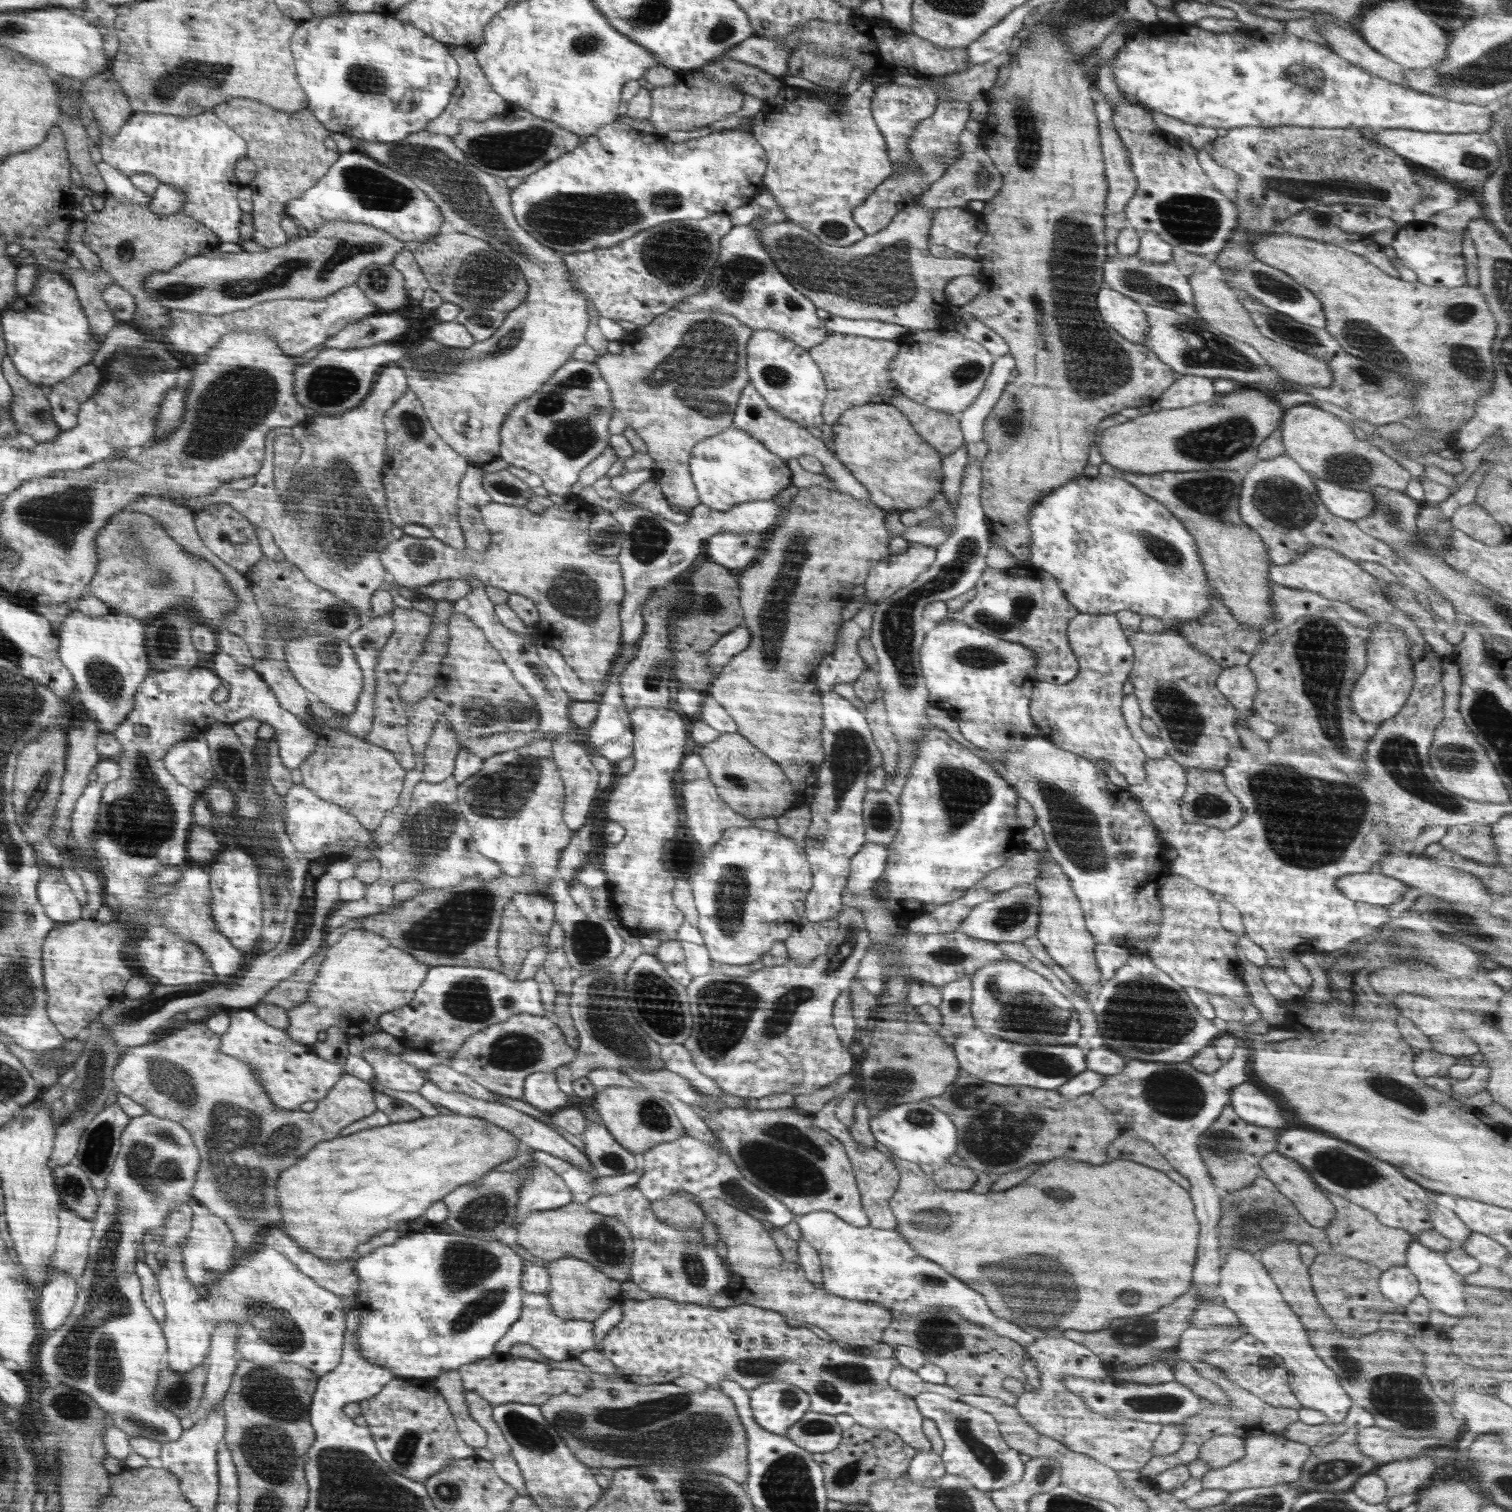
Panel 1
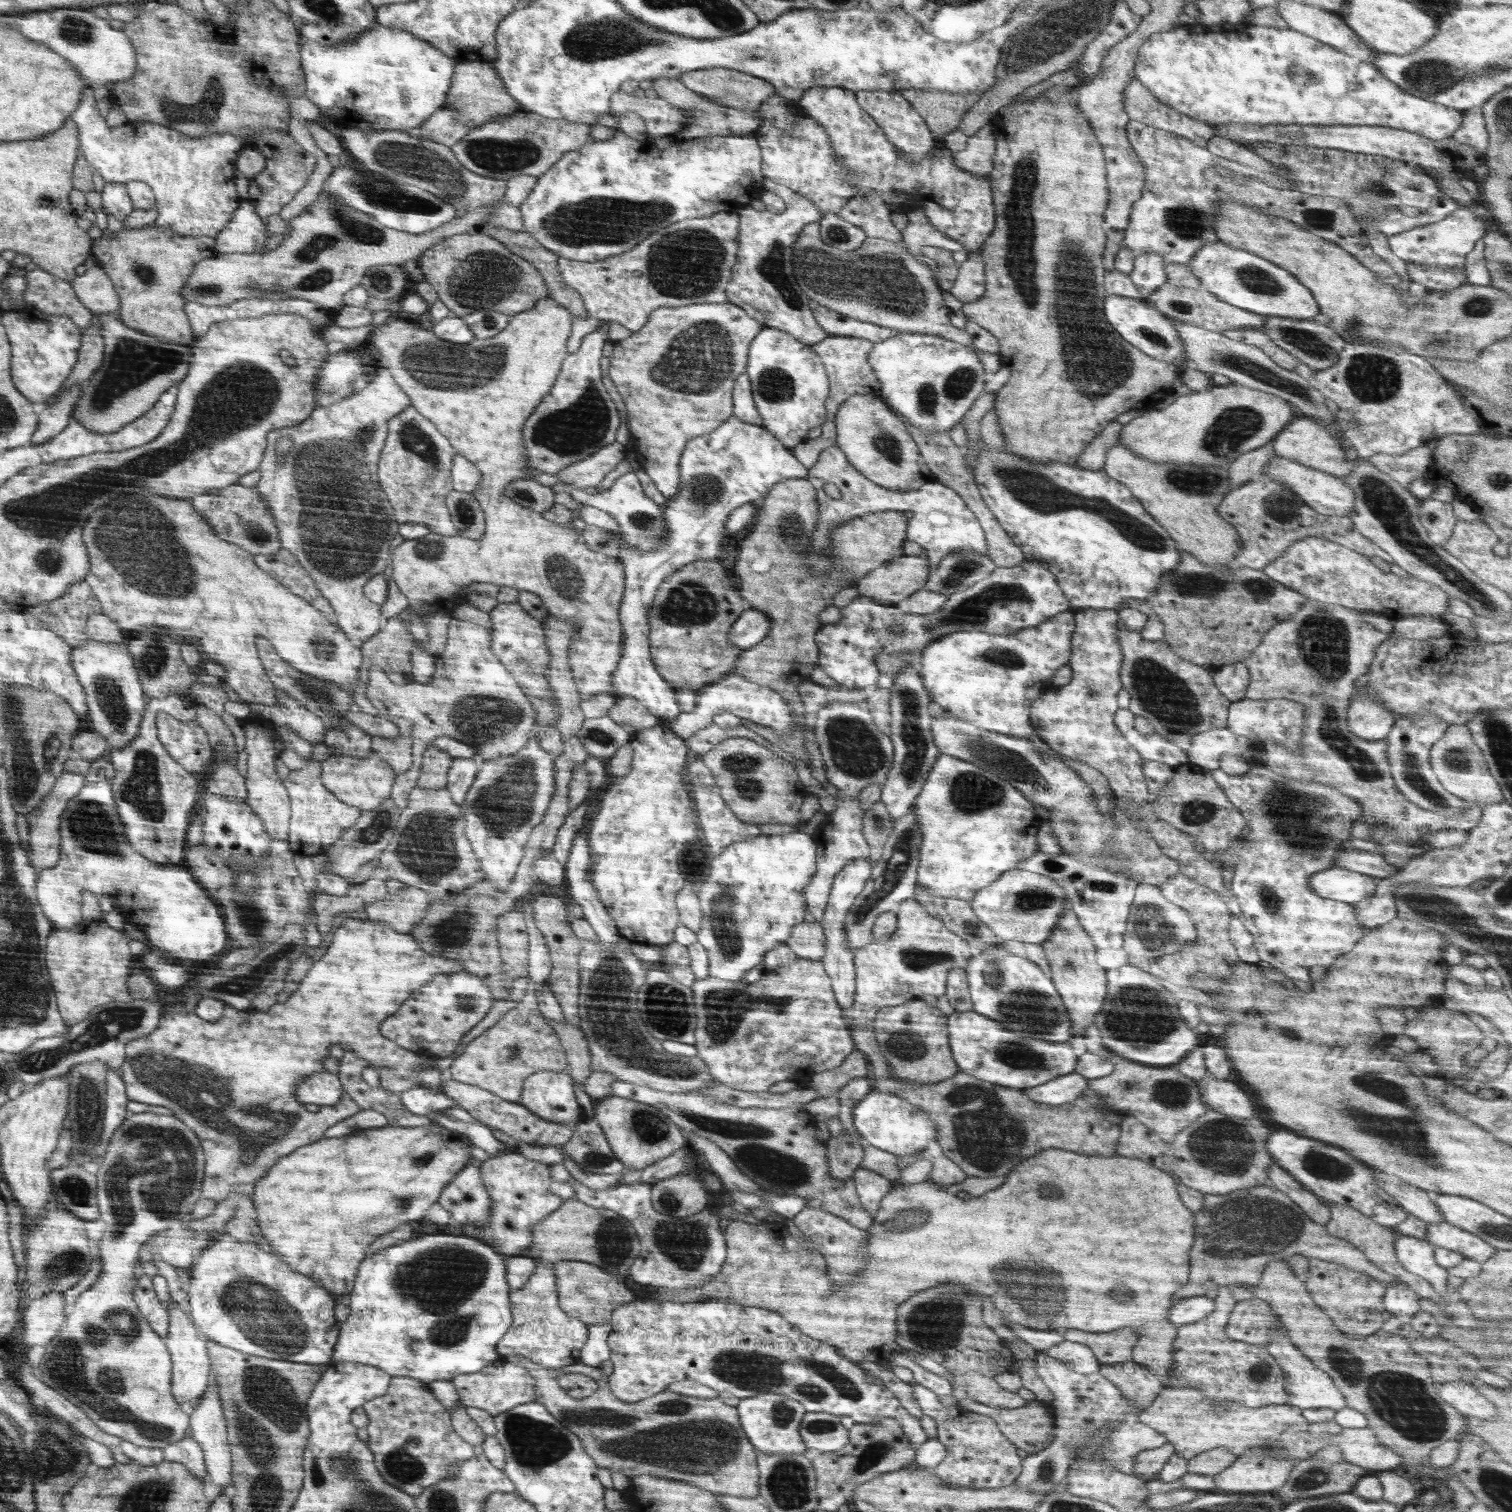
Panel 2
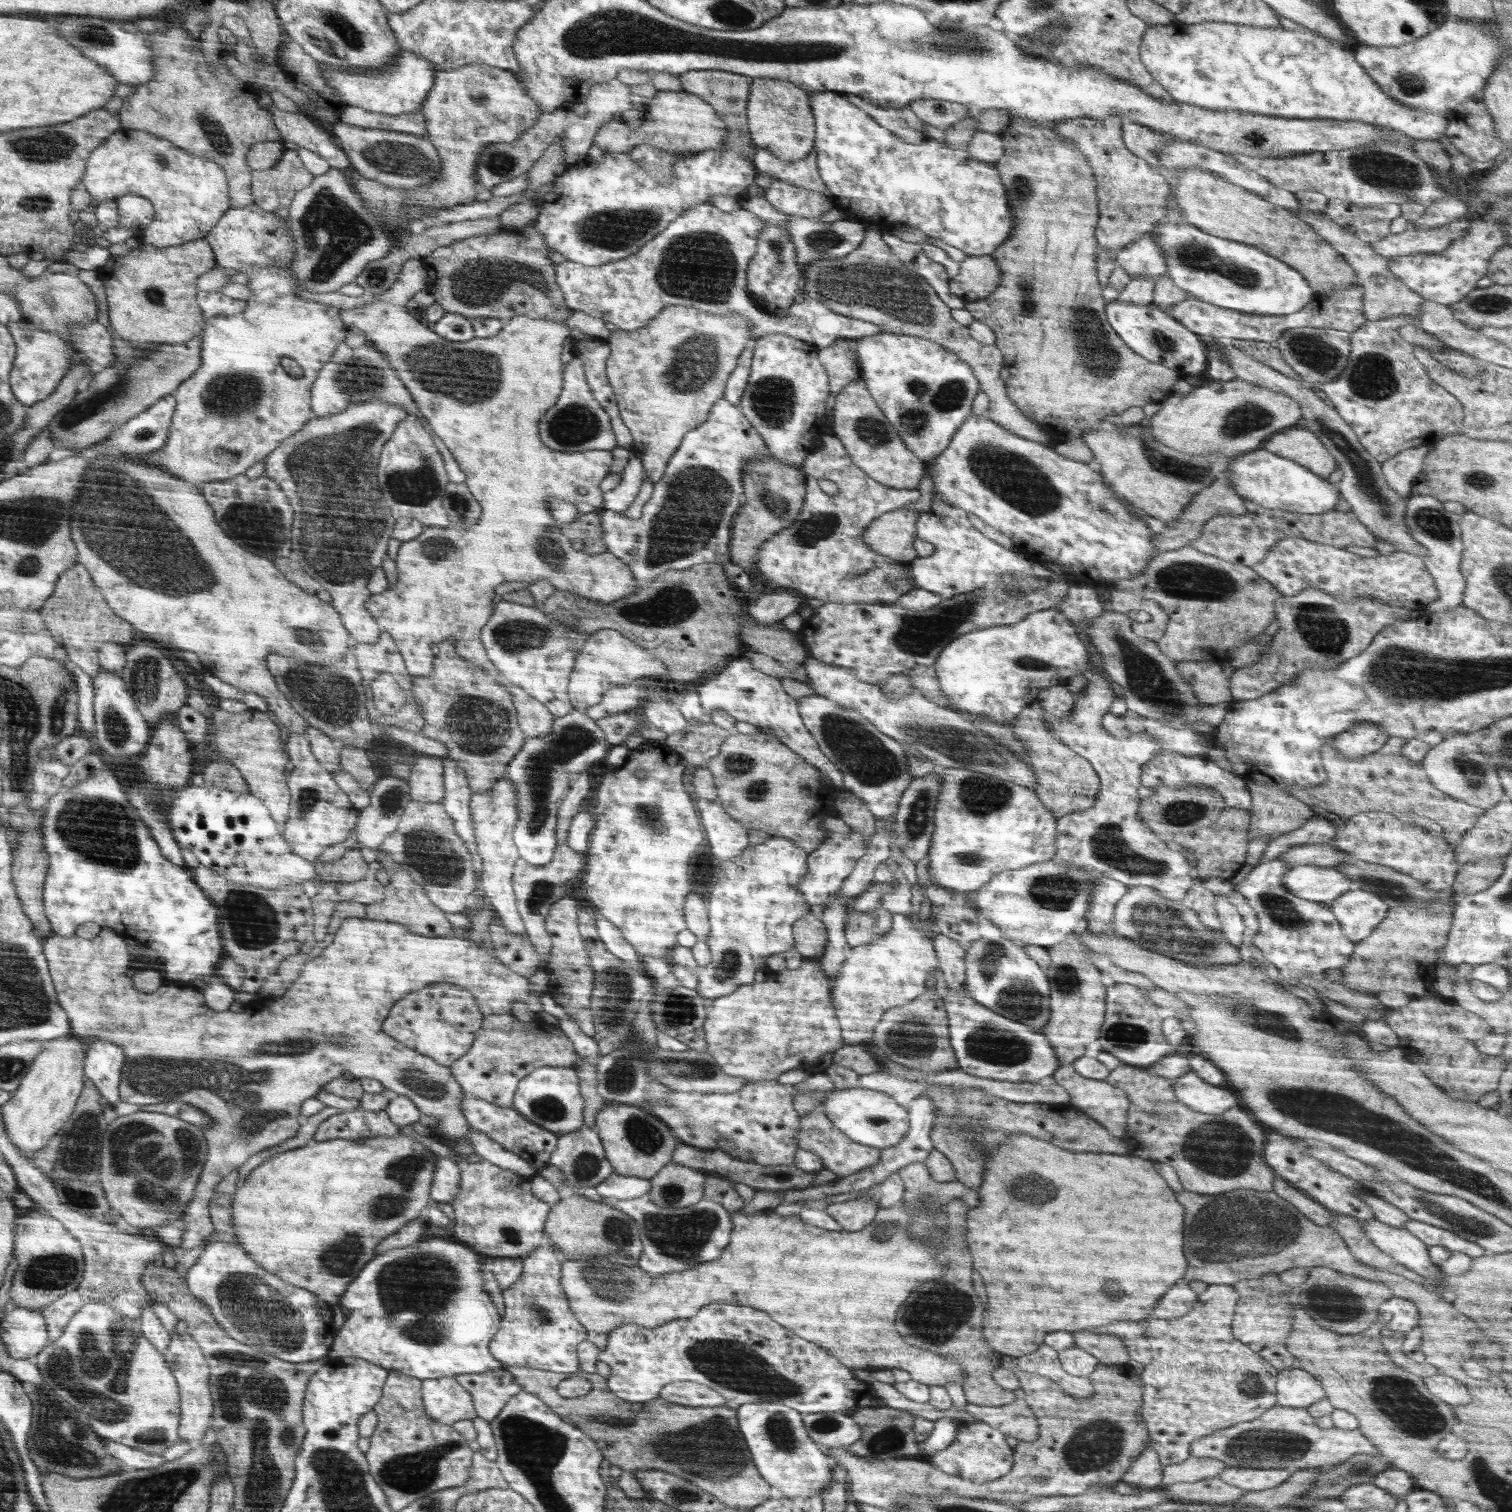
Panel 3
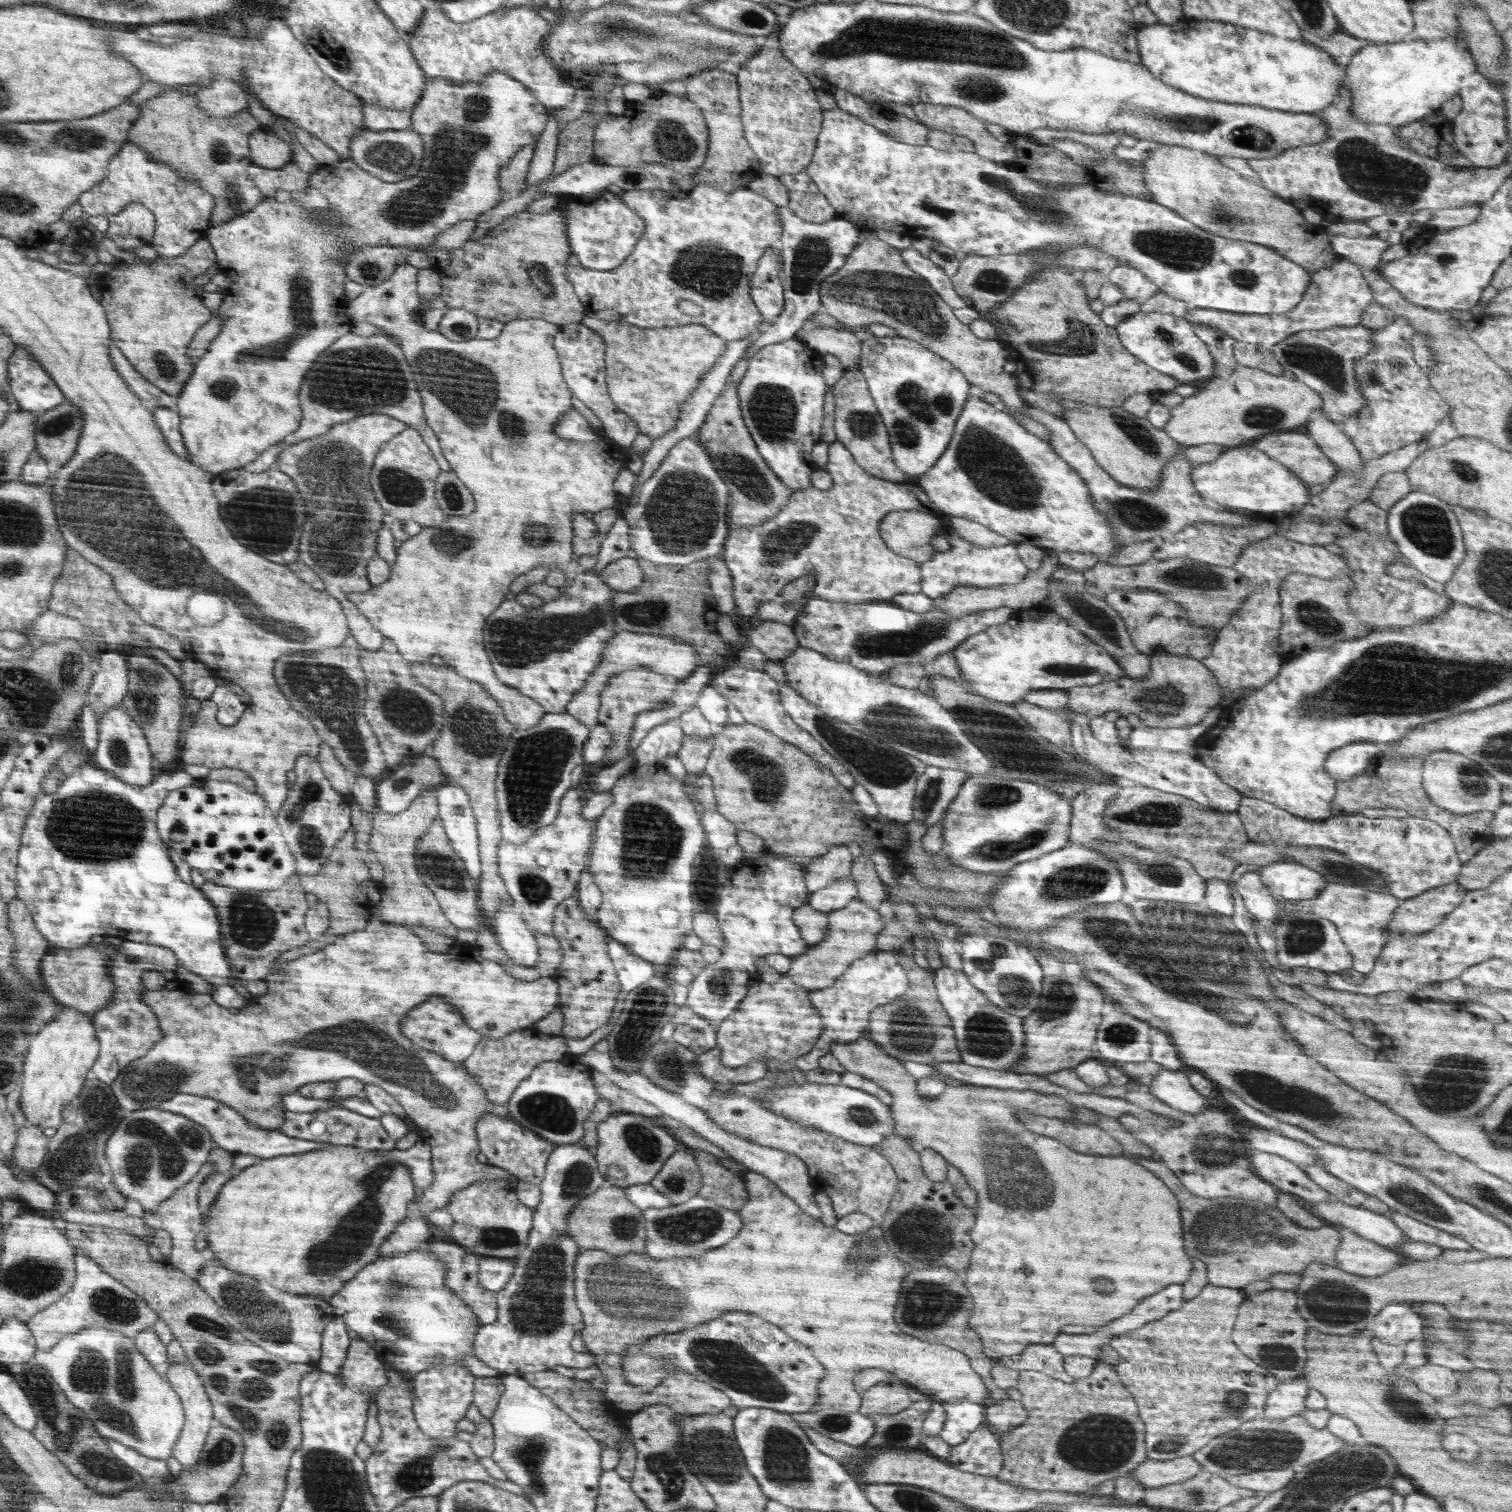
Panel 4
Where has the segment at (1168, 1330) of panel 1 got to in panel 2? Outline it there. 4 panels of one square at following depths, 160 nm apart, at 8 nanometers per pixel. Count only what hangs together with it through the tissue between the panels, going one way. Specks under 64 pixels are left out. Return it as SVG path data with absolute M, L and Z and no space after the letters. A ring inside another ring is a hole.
M1269 1183L1238 1189L1225 1195L1204 1194L1202 1212L1194 1214L1194 1218L1196 1236L1194 1248L1190 1250L1192 1282L1188 1282L1174 1294L1174 1302L1186 1296L1204 1296L1208 1290L1218 1290L1220 1286L1255 1282L1268 1263L1275 1260L1286 1261L1290 1255L1296 1254L1304 1255L1308 1259L1341 1264L1380 1281L1386 1287L1390 1283L1402 1283L1395 1276L1372 1264L1353 1244L1332 1236L1325 1229L1325 1225L1310 1220L1292 1199ZM1200 1254L1210 1258L1202 1258ZM1198 1256L1200 1260L1196 1260ZM1122 1327L1108 1332L1086 1332L1065 1329L1063 1338L1088 1346L1100 1366L1126 1363L1133 1360L1133 1348L1139 1339L1134 1327Z

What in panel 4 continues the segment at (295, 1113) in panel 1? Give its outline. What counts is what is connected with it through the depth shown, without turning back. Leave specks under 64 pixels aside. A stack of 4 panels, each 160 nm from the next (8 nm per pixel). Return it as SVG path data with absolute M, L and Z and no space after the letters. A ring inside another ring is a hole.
M373 921L364 930L342 935L332 944L329 944L329 947L322 948L319 952L292 960L284 963L284 965L274 964L271 973L264 980L268 984L268 991L260 996L252 996L236 1014L232 1014L229 1009L215 1003L210 994L182 991L176 985L170 985L167 988L158 989L157 991L142 991L139 997L157 1016L160 1029L162 1029L162 1035L164 1036L162 1036L162 1039L157 1040L157 1043L154 1043L140 1058L134 1060L134 1063L130 1063L126 1069L122 1069L120 1076L116 1077L116 1080L110 1084L120 1108L125 1113L132 1112L132 1110L159 1108L161 1102L166 1102L166 1100L174 1098L176 1095L193 1094L194 1096L213 1098L214 1100L223 1102L226 1106L230 1106L230 1108L238 1112L238 1114L241 1114L251 1124L263 1126L263 1128L267 1128L268 1130L278 1130L285 1119L285 1111L274 1109L274 1104L281 1102L283 1094L287 1094L287 1092L296 1093L300 1087L314 1082L330 1082L340 1079L357 1078L363 1083L379 1086L388 1092L388 1094L391 1094L416 1123L416 1131L419 1134L420 1140L432 1149L435 1179L428 1188L422 1188L424 1195L420 1196L424 1202L424 1205L420 1208L426 1214L426 1218L428 1218L428 1214L432 1214L437 1208L446 1208L456 1192L461 1191L464 1187L472 1186L474 1183L499 1180L505 1187L514 1188L516 1186L517 1180L512 1174L493 1165L480 1164L476 1159L480 1151L480 1140L476 1131L478 1122L480 1122L484 1115L489 1115L490 1113L499 1117L506 1117L509 1114L509 1108L506 1105L494 1104L493 1101L490 1101L488 1096L485 1095L485 1089L480 1084L477 1084L477 1080L473 1080L472 1073L466 1069L466 1065L463 1062L446 1060L445 1057L438 1056L436 1052L430 1052L414 1044L410 1038L402 1034L402 1023L406 1020L409 1012L414 1010L416 1006L428 1002L430 998L434 998L435 996L442 996L442 998L453 1004L462 1013L462 1016L465 1017L466 1025L469 1025L474 1032L480 1033L482 1038L494 1040L505 1039L506 1036L512 1035L514 1032L528 1031L534 1027L534 1024L538 1023L539 1020L542 1020L558 1006L560 1002L561 981L556 981L552 977L541 976L538 980L526 982L518 980L517 977L507 973L500 964L481 959L477 954L474 956L460 955L452 949L445 953L430 952L425 941L414 933L411 928L404 925L383 923L382 921ZM108 942L100 945L90 943L86 948L76 949L50 947L41 961L41 980L60 1006L77 1008L92 1019L96 1012L107 1006L115 995L113 977L108 976L108 948L111 947ZM210 1154L208 1162L205 1163L205 1167L201 1169L199 1175L186 1183L184 1187L179 1188L168 1200L160 1203L154 1210L144 1210L142 1214L143 1221L151 1229L166 1230L173 1237L173 1250L166 1262L172 1263L178 1270L186 1273L186 1276L193 1277L194 1280L202 1267L210 1263L212 1259L210 1255L207 1255L207 1251L199 1251L194 1247L196 1236L201 1231L200 1226L202 1226L203 1217L198 1206L198 1193L206 1177L217 1172L220 1170L216 1169L213 1156Z

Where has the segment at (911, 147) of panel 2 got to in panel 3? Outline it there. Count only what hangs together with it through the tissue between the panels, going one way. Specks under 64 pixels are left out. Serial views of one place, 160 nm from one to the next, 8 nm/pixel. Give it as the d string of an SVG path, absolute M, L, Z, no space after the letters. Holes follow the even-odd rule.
M847 95L847 100L870 115L880 126L895 134L900 140L908 144L920 144L928 139L925 123L918 118L909 106L904 108L884 108L877 104L870 104L861 96Z

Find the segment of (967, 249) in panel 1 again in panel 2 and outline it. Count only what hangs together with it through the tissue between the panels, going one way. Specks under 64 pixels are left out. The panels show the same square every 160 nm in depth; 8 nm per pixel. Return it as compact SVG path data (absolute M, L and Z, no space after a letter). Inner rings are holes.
M923 210L912 211L907 214L907 217L908 224L901 231L901 238L909 248L938 247L952 252L965 250L963 244L947 237L946 234L931 225L927 216L923 214Z

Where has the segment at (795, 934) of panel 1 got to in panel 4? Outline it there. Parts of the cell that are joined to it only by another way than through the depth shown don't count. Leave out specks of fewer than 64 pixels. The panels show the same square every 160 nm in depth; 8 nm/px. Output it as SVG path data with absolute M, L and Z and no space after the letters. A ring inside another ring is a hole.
M808 904L794 910L793 922L798 927L801 937L809 947L824 942L828 933L828 916L811 908Z

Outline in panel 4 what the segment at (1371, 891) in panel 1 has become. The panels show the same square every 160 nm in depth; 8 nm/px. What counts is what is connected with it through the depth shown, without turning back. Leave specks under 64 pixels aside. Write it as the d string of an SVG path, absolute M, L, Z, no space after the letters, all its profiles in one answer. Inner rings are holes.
M1290 860L1267 864L1258 872L1262 884L1274 898L1312 900L1327 884L1323 875L1313 868Z

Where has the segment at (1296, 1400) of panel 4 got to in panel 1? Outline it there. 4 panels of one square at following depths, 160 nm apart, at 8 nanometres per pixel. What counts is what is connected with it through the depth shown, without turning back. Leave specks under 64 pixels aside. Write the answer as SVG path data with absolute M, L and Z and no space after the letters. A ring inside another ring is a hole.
M1232 1248L1232 1252L1226 1256L1226 1264L1222 1265L1218 1295L1222 1296L1226 1306L1236 1313L1238 1320L1247 1329L1247 1335L1259 1344L1264 1343L1272 1352L1282 1357L1286 1370L1290 1375L1289 1386L1294 1396L1297 1397L1299 1404L1304 1408L1310 1408L1326 1415L1330 1423L1342 1423L1347 1417L1348 1411L1352 1408L1350 1396L1342 1390L1336 1374L1324 1365L1324 1361L1315 1353L1316 1348L1310 1346L1306 1334L1304 1320L1291 1310L1290 1305L1283 1299L1280 1289L1273 1282L1268 1274L1266 1267L1248 1249Z

